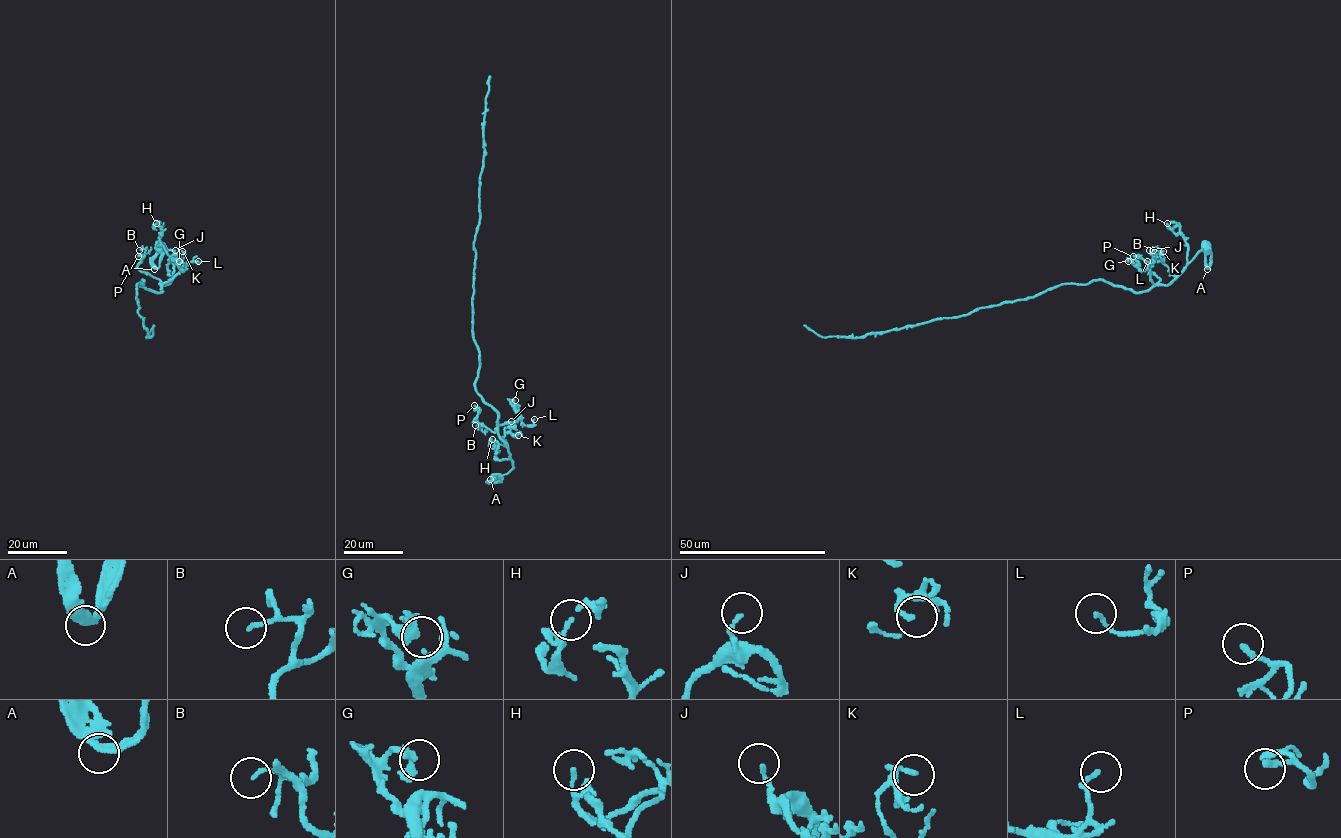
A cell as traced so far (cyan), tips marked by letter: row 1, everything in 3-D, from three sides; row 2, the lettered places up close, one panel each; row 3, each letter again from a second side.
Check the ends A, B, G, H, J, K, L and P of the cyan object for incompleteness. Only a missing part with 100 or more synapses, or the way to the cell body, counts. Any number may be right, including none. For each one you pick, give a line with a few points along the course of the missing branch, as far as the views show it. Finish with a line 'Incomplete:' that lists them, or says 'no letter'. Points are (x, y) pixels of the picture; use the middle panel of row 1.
Incomplete: no letter

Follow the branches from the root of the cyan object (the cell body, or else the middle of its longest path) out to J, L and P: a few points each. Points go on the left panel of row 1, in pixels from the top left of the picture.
J: (159, 246), (176, 255), (170, 275), (168, 259), (175, 250)
L: (159, 246), (176, 255), (172, 278), (163, 285), (187, 262), (198, 261)
P: (159, 246), (176, 255), (172, 278), (165, 285), (137, 267), (143, 258), (138, 256)

